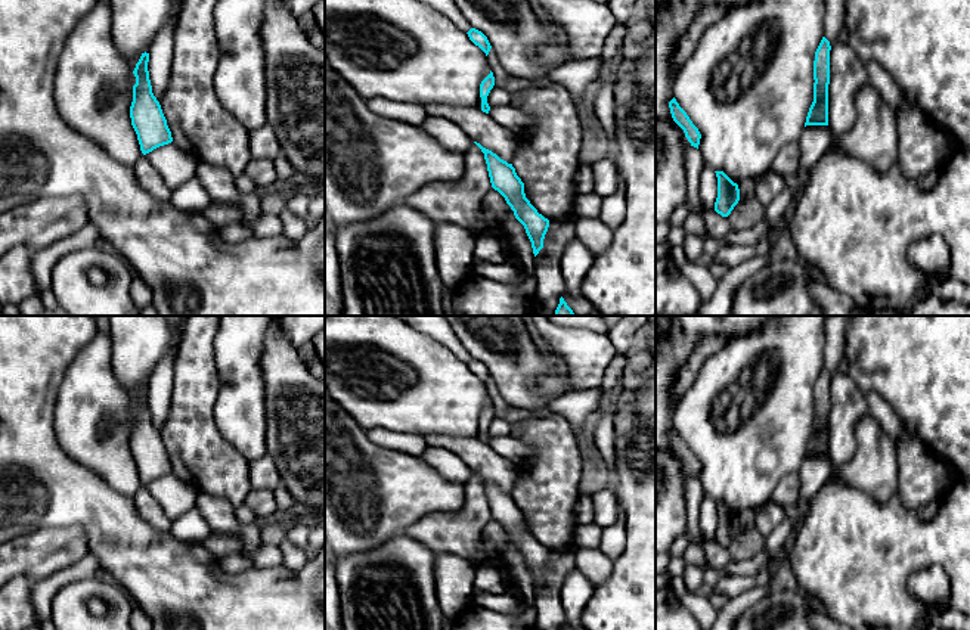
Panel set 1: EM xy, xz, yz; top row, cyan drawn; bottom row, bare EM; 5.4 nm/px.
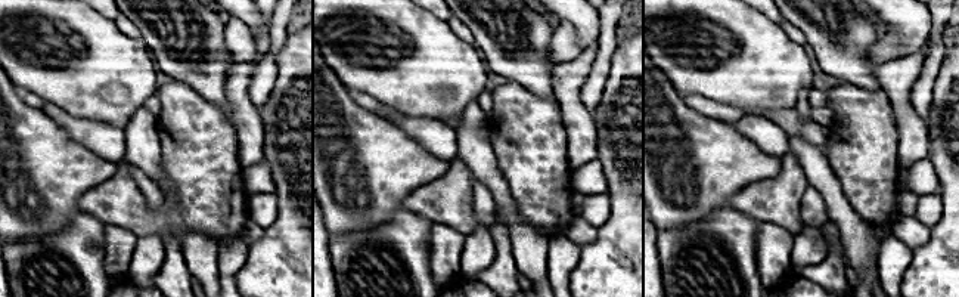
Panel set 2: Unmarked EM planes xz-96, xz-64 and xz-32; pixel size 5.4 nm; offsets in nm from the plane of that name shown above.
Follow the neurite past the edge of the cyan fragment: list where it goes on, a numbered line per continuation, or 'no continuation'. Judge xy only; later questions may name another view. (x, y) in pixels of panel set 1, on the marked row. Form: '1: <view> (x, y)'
no continuation

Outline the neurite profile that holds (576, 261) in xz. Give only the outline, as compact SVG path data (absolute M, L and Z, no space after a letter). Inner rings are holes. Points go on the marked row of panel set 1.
M573 239L564 249L561 258L561 271L565 283L565 292L579 294L583 289L583 280L595 261L595 255L577 239Z

